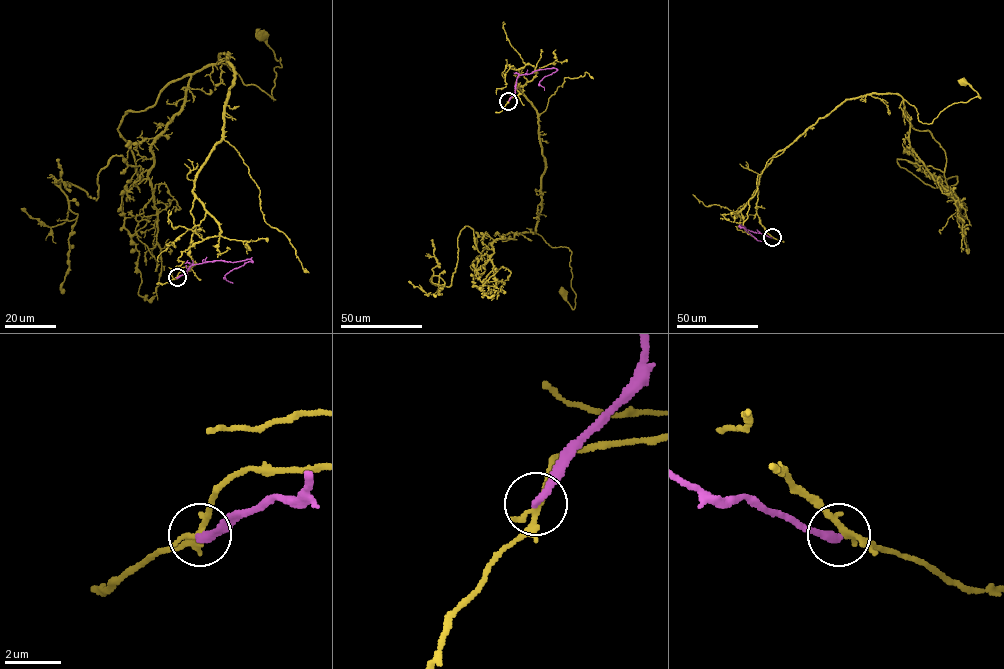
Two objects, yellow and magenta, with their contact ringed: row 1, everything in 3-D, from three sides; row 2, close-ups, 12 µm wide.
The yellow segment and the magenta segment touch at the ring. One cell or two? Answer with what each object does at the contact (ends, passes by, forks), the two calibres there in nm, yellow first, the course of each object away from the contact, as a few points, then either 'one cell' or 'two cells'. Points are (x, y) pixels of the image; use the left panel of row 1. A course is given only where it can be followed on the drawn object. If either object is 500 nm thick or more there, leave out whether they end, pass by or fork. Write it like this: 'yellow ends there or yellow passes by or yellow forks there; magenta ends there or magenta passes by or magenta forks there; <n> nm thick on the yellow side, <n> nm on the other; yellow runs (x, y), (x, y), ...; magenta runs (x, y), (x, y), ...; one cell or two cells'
yellow passes by; magenta ends there; 220 nm thick on the yellow side, 280 nm on the other; yellow runs (177, 277), (194, 261), (193, 181), (221, 139), (233, 79), (220, 55), (275, 99), (281, 58), (262, 34); magenta runs (177, 277), (193, 264), (250, 259), (251, 262), (225, 276), (232, 283); two cells

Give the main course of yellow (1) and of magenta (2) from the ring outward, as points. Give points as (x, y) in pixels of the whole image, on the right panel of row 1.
1: (771, 237), (757, 184), (778, 152), (867, 94), (899, 95), (930, 124), (980, 98), (962, 81)
2: (771, 237), (739, 226), (761, 241)

